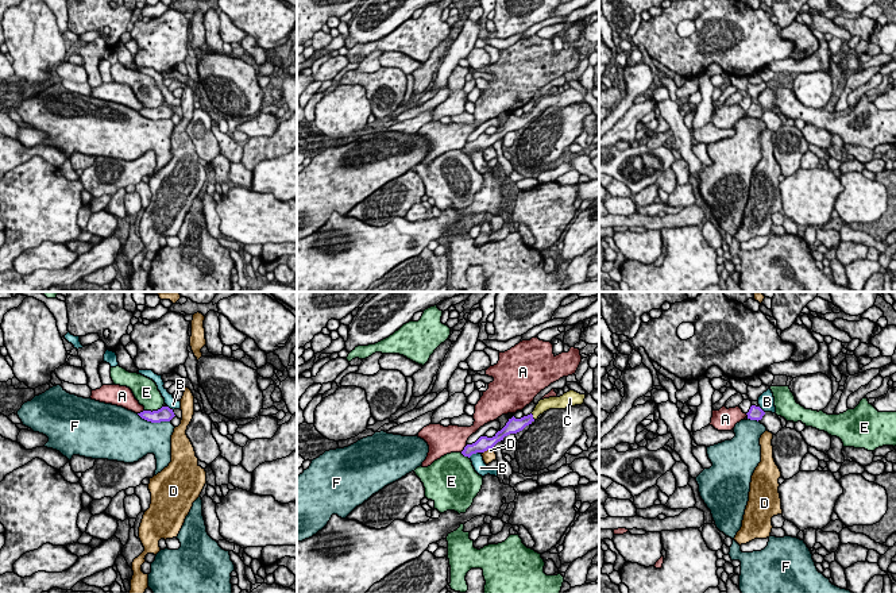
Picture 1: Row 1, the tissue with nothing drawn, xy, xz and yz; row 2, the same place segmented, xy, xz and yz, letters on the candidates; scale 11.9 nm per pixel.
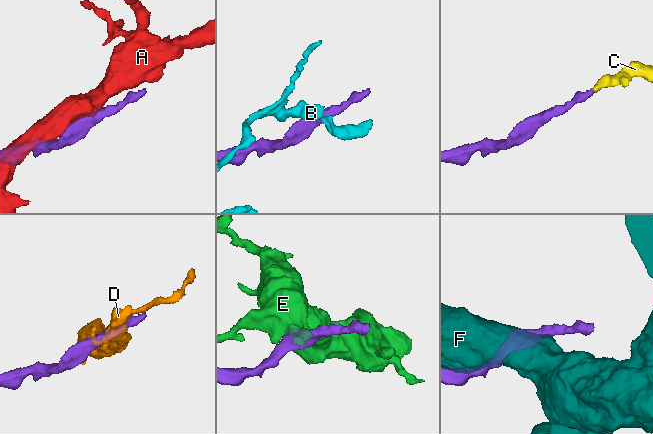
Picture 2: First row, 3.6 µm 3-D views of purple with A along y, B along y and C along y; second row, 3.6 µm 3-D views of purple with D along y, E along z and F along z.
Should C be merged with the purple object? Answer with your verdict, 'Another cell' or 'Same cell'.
Same cell

